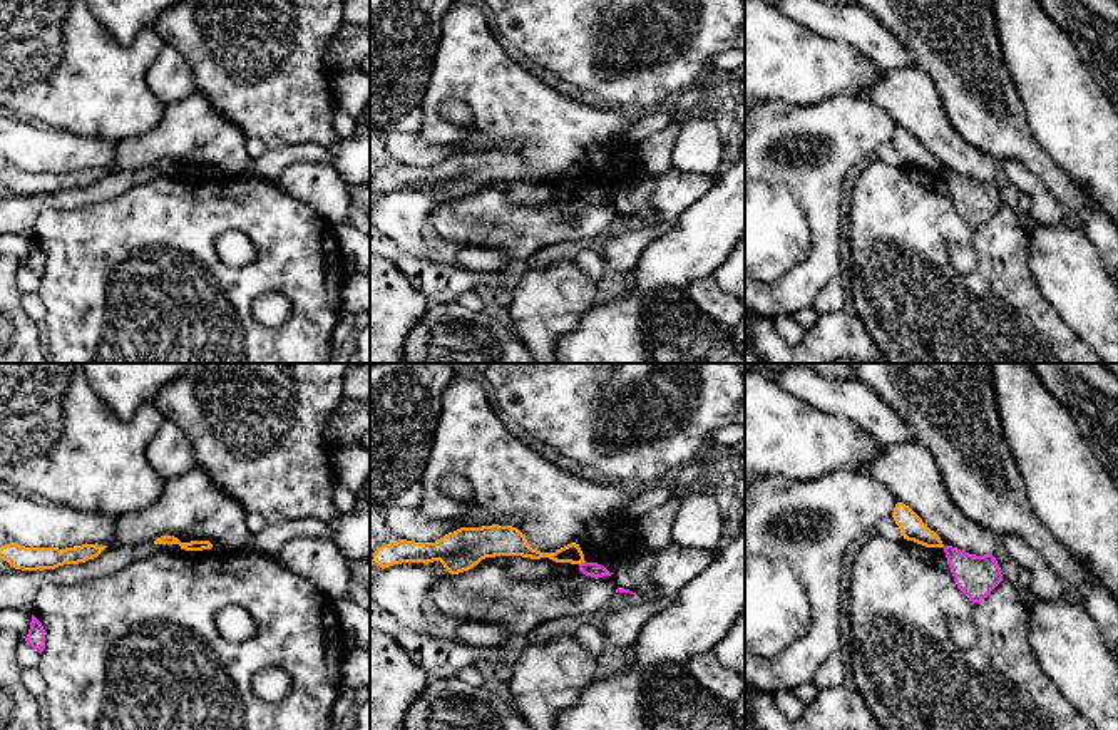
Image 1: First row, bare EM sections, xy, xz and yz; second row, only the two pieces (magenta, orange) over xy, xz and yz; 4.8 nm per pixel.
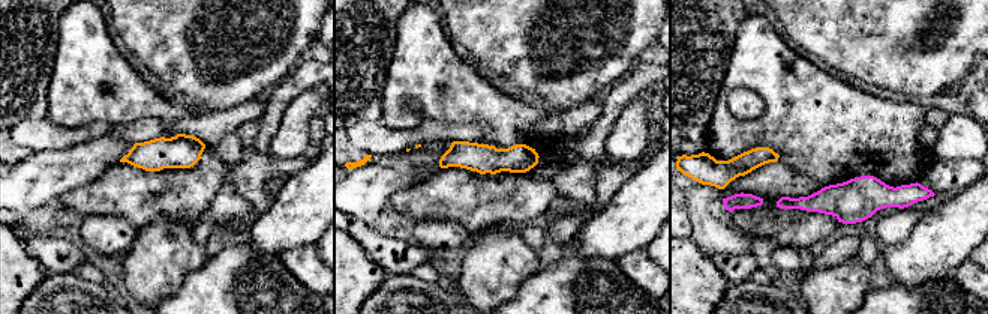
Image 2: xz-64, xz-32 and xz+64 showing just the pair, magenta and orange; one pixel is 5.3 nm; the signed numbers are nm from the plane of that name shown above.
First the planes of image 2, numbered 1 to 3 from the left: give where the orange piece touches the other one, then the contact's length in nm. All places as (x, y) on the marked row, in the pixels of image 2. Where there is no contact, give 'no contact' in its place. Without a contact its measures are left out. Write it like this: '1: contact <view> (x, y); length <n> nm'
1: no contact
2: no contact
3: no contact

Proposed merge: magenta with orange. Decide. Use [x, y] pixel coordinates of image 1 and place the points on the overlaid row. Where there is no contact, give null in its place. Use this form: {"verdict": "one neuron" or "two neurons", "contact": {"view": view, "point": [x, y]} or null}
{"verdict": "two neurons", "contact": {"view": "xz", "point": [581, 563]}}

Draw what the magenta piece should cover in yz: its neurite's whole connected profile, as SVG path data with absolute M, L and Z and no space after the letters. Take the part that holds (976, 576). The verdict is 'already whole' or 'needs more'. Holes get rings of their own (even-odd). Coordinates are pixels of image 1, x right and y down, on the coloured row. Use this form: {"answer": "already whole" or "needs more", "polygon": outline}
{"answer": "already whole", "polygon": "M944 546L944 553L957 588L972 603L981 603L1003 581L991 553L976 556L952 546Z"}

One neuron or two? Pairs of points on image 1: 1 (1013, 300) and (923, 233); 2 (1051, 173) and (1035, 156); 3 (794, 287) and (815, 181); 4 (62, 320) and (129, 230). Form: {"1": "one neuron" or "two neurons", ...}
{"1": "one neuron", "2": "one neuron", "3": "one neuron", "4": "one neuron"}

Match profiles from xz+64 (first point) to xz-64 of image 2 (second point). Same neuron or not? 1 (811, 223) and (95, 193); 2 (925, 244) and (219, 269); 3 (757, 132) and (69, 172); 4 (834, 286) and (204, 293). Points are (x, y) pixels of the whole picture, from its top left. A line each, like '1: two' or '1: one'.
1: one
2: two
3: two
4: two

